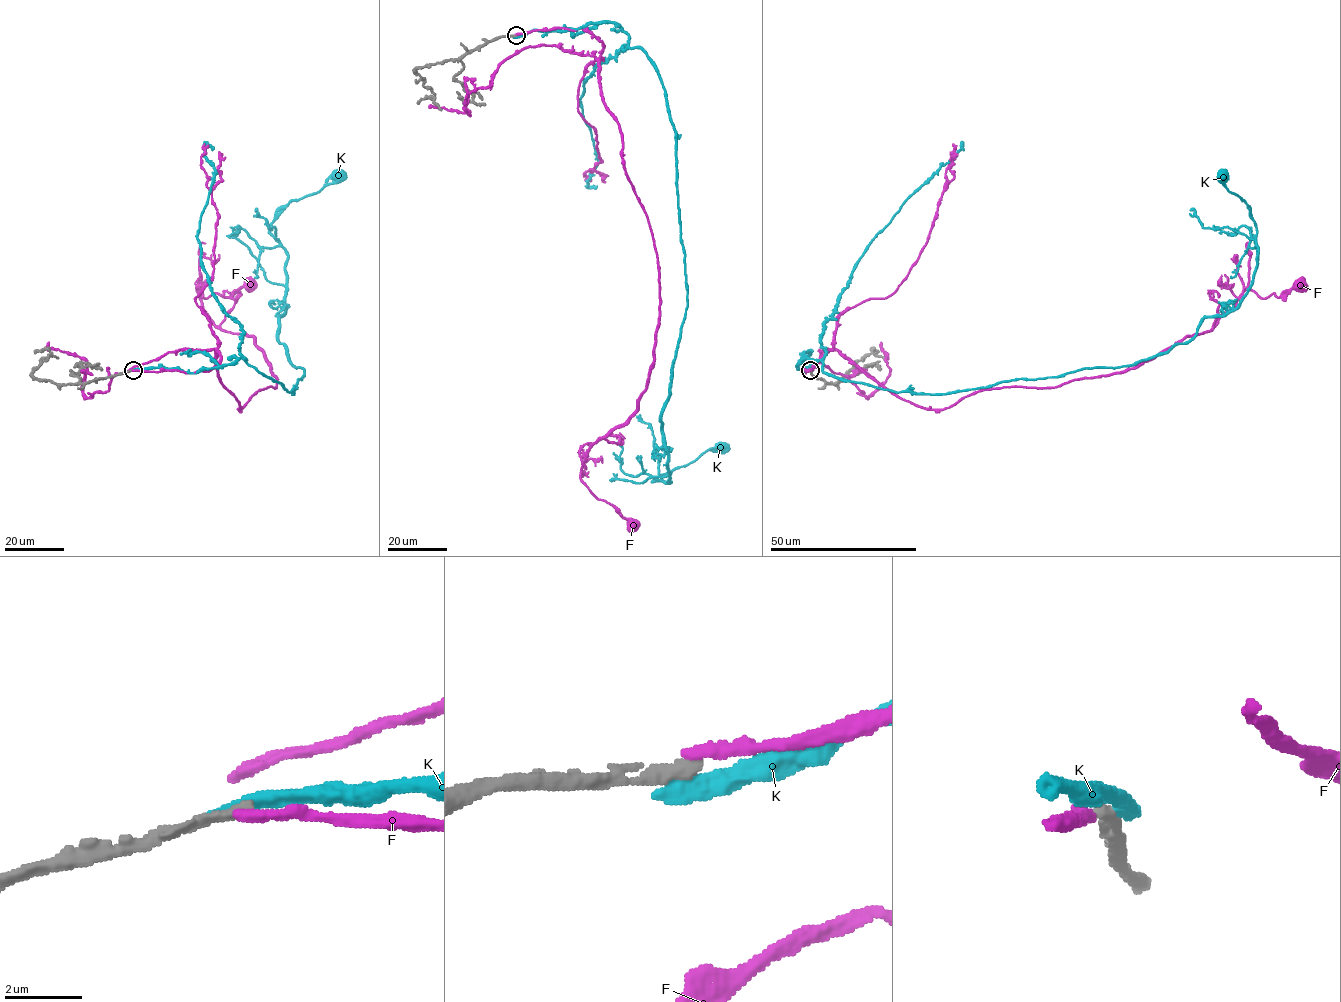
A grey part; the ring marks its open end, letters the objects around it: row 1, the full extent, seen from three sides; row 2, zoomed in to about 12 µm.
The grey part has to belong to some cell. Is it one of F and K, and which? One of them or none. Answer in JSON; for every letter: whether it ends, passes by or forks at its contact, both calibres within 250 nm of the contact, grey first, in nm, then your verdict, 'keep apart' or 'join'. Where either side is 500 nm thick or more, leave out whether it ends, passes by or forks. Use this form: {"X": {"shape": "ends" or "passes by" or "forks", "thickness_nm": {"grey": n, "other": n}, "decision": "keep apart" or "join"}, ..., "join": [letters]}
{"F": {"shape": "ends", "thickness_nm": {"grey": 400, "other": 320}, "decision": "keep apart"}, "K": {"thickness_nm": {"grey": 440, "other": 500}, "decision": "keep apart"}, "join": []}

